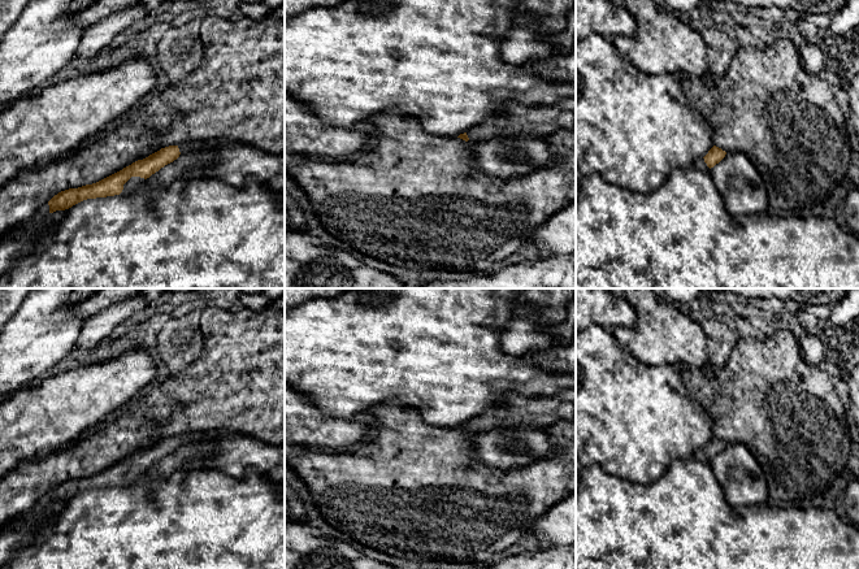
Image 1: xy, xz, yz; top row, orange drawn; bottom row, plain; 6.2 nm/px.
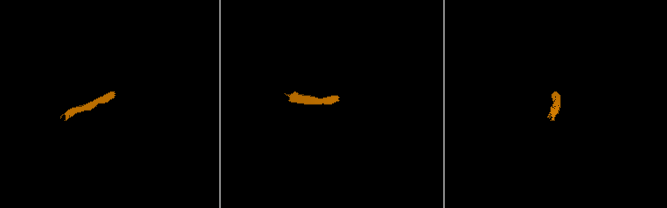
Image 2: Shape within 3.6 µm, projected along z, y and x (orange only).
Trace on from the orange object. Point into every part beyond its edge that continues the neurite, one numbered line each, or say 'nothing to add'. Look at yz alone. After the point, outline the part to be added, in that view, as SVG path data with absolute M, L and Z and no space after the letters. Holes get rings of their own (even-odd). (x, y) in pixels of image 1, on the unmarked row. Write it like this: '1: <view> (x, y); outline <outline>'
1: yz (699, 455); outline M704 449L695 451L693 459L695 459L698 461L702 461L702 462L710 461L710 459L707 457L707 455L704 453Z

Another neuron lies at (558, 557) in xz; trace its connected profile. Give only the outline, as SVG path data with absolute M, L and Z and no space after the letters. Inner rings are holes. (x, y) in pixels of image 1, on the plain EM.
M576 543L525 555L508 556L495 565L476 565L473 569L576 569Z

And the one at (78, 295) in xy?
M75 288L73 294L70 295L70 301L74 304L79 304L81 301L86 300L95 292L97 292L101 288Z

